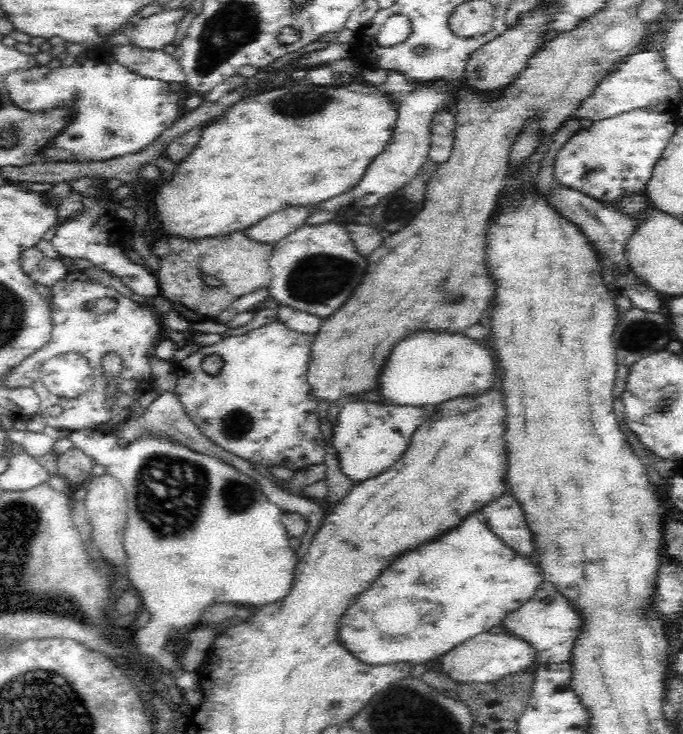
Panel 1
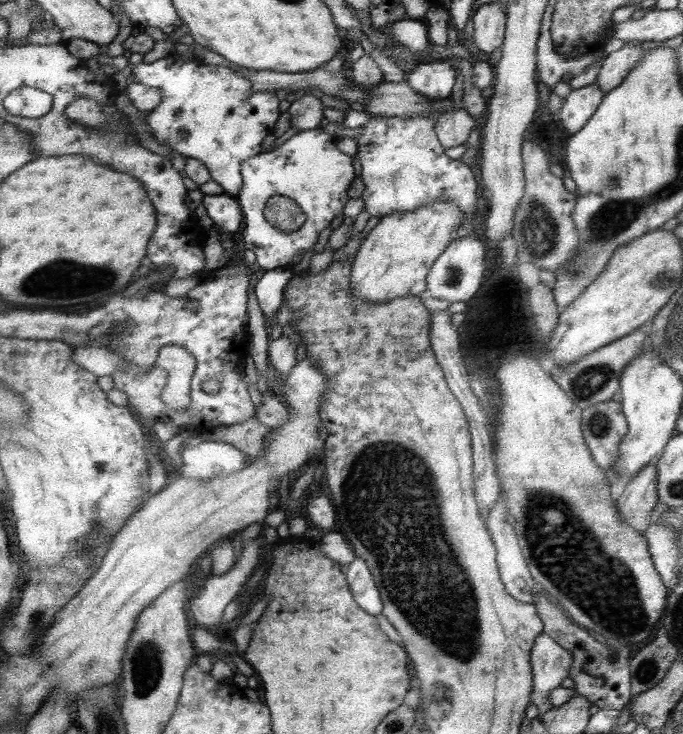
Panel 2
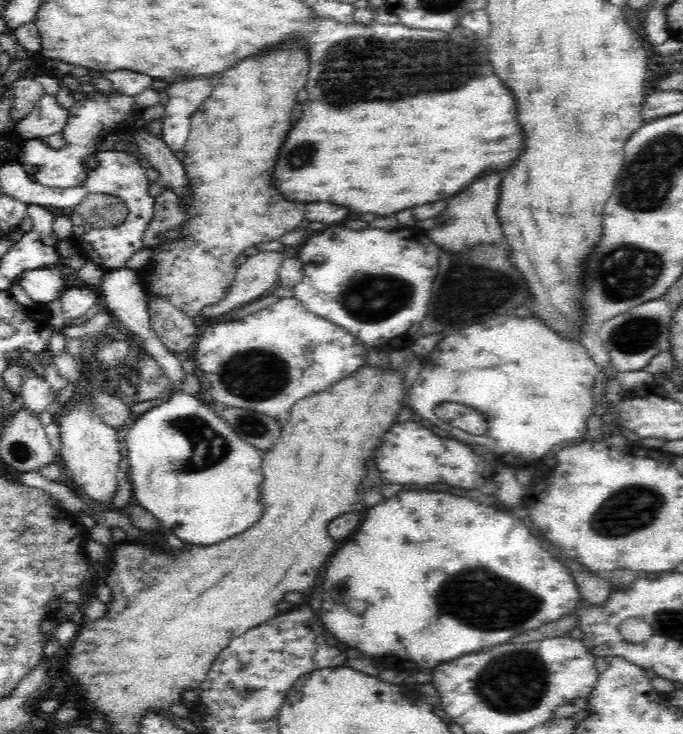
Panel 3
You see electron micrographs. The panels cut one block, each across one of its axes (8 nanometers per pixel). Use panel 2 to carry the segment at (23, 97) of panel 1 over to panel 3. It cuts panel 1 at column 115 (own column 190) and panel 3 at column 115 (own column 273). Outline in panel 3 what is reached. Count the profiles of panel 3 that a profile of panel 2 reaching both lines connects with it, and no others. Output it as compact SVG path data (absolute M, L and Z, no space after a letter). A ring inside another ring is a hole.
M97 90L87 94L87 100L78 100L74 105L67 109L68 118L66 126L62 130L66 143L63 148L56 150L40 138L32 138L22 142L21 152L16 162L23 166L24 163L34 168L33 174L28 175L36 183L47 187L67 189L81 187L86 180L87 171L84 169L85 158L94 156L98 152L98 144L106 136L114 133L114 128L129 131L126 120L130 114L134 114L136 104L134 96L126 94L111 93L103 94Z

